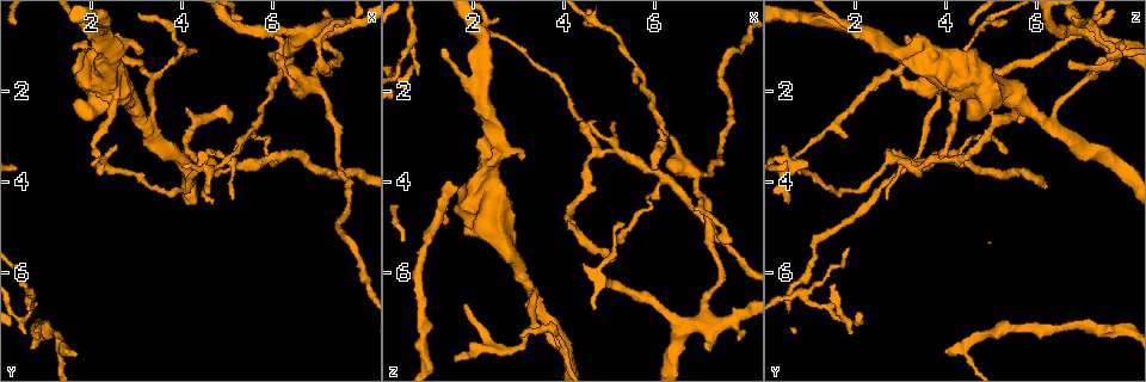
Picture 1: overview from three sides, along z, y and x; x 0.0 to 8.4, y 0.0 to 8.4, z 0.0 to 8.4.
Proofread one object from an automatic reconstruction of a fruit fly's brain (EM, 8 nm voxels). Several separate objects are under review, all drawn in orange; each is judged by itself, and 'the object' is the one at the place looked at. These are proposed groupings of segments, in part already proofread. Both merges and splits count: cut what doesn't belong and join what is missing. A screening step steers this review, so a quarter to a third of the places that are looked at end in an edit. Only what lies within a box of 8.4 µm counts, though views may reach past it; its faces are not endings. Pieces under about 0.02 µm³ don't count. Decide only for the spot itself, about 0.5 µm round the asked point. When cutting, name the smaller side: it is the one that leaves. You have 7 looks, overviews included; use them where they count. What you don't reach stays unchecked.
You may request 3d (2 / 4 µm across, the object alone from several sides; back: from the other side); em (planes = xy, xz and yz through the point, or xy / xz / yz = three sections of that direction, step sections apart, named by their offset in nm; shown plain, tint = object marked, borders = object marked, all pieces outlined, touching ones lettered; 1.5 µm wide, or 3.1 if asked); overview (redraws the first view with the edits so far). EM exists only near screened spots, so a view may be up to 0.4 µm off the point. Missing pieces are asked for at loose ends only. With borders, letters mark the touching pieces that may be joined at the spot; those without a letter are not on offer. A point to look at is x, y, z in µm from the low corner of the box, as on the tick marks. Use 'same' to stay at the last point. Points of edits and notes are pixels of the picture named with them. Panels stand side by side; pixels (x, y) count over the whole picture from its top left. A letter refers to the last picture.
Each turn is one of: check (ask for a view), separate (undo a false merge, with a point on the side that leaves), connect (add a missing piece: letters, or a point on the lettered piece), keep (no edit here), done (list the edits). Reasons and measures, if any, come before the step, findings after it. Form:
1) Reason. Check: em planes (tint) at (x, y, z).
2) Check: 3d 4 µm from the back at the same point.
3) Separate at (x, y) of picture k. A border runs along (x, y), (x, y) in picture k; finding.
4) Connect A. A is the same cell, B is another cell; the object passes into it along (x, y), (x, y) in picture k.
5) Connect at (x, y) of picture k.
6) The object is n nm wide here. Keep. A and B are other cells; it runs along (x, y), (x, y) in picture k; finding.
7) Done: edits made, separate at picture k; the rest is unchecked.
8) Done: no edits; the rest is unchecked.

Thin end. Check: 3d 2 µm at (5.15, 4.40, 2.75).

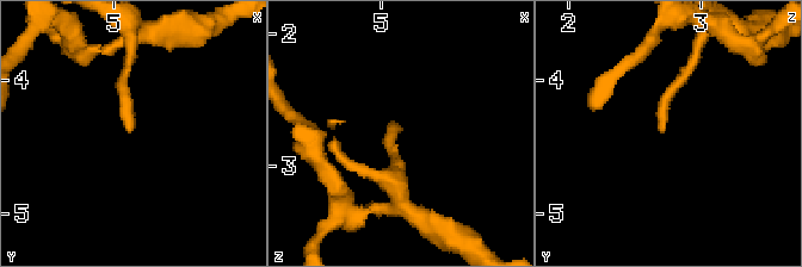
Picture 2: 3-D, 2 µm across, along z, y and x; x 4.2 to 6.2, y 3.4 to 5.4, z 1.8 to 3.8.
Check: em planes (borders) at (5.10, 4.40, 2.72).

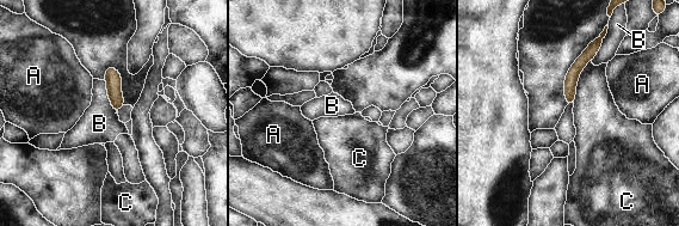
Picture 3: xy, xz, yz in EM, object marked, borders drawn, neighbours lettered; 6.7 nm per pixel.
The object is 90 nm wide here; the longest contact is with C, 320 nm. Keep. A, B and C are other cells; no lettered piece goes on from it.

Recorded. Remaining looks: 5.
An open end. Check: em planes (borders) at (1.65, 7.90, 4.10).

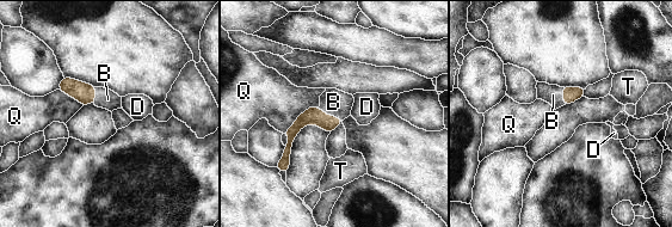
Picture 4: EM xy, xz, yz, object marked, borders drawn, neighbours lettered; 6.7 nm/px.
Connect B. B is the same cell, D, Q and T are other cells; the object passes into it along (314, 115), (330, 115), (333, 102) in picture 4; it goes on there.

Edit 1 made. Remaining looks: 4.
Branch stops here. Check: 3d 2 µm at (3.05, 1.15, 3.55).

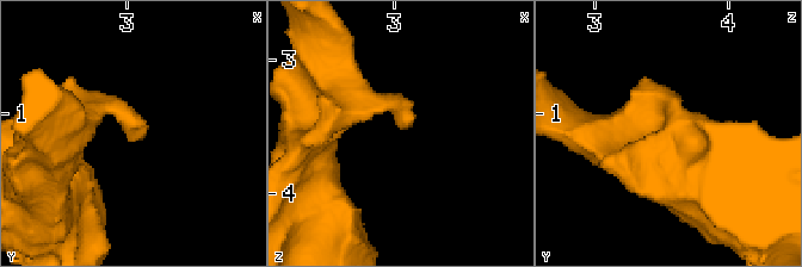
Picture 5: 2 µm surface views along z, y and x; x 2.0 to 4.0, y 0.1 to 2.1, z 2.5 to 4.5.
Need the tissue. Check: em xz step 4 (borders) at (3.04, 1.20, 3.52).

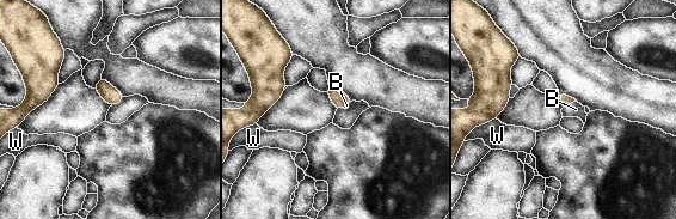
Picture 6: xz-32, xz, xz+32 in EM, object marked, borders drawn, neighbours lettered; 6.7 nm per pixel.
Connect B. B is the same cell, W is another cell; the object passes into it along (566, 101), (570, 104), (576, 109) in picture 6; it goes on there.

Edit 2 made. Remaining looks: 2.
Done: edits made, connect at picture 4, connect at picture 6; the rest is unchecked.

